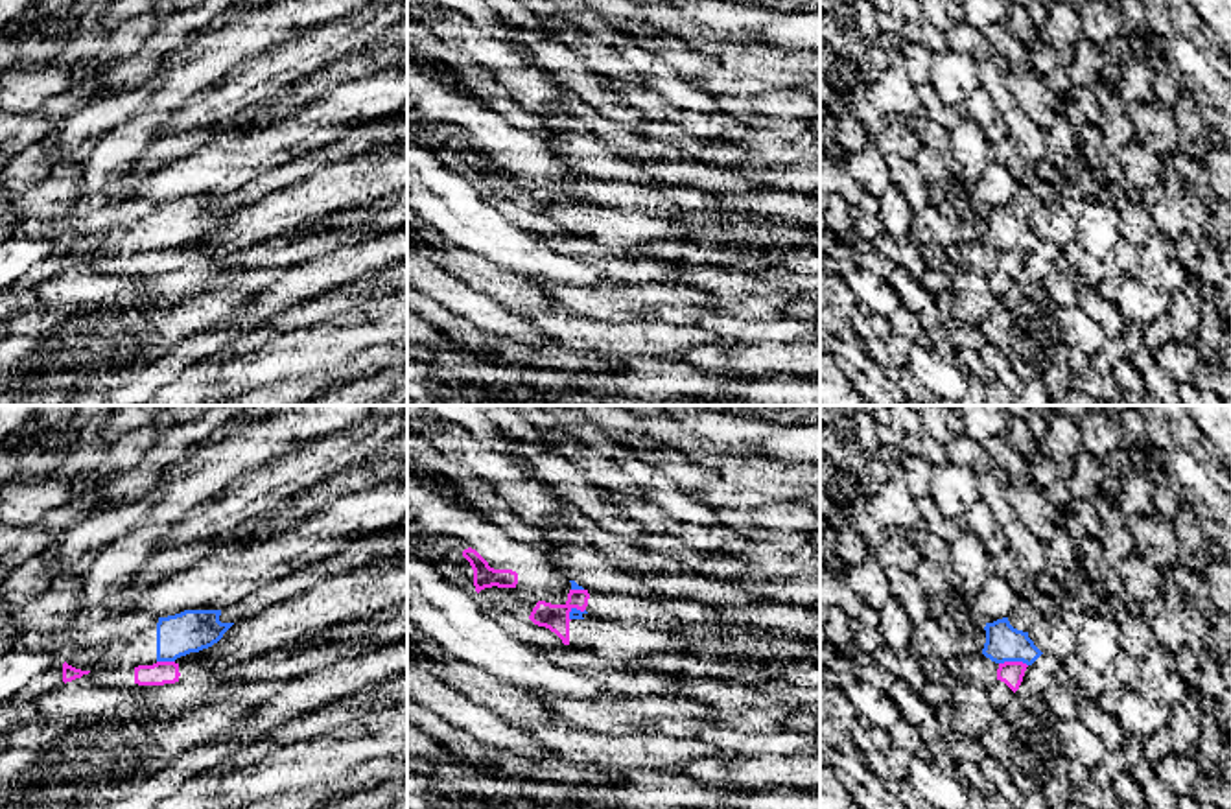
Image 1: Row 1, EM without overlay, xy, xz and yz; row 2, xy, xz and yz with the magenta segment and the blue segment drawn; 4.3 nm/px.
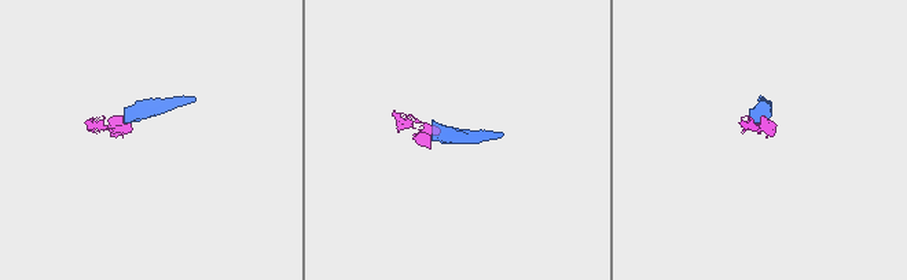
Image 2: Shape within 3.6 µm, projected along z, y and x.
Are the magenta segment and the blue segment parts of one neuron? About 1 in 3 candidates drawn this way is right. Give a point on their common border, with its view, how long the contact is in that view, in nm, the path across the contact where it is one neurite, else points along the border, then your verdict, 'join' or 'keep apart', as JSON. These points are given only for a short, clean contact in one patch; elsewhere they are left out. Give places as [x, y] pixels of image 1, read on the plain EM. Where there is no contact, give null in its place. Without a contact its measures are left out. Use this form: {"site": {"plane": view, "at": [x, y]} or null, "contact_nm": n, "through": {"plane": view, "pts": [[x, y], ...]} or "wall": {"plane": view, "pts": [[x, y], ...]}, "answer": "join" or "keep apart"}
{"site": {"plane": "yz", "at": [1014, 249]}, "contact_nm": 130, "wall": {"plane": "yz", "pts": [[999, 249], [1023, 249], [1027, 253]]}, "answer": "keep apart"}

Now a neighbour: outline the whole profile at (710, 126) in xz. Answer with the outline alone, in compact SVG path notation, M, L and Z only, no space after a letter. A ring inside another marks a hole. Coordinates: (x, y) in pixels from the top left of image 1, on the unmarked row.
M636 88L621 96L621 103L639 109L645 118L669 122L697 138L717 140L724 133L746 131L759 136L759 129L743 129L737 120L722 112L697 112L673 107L660 92Z

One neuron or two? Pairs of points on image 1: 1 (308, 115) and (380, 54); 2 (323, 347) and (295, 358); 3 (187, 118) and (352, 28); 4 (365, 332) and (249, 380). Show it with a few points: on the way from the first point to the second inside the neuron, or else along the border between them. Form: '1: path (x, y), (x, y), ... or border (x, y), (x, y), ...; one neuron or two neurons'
1: border (387, 69), (345, 82), (308, 102); two neurons
2: path (316, 347), (303, 351); one neuron
3: path (227, 96), (257, 76), (312, 48); one neuron
4: path (336, 332), (312, 332), (279, 358); one neuron

